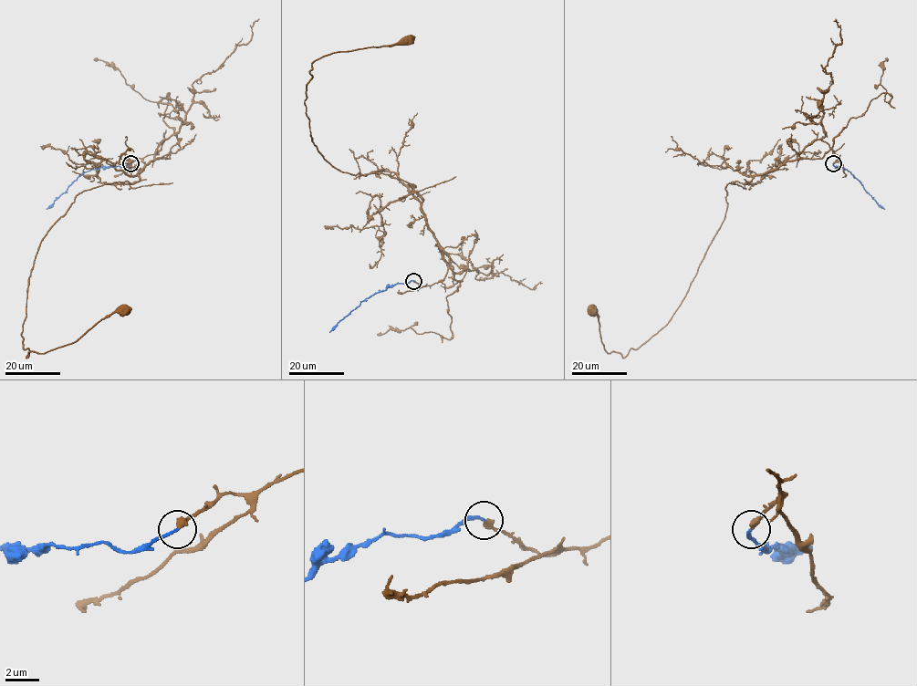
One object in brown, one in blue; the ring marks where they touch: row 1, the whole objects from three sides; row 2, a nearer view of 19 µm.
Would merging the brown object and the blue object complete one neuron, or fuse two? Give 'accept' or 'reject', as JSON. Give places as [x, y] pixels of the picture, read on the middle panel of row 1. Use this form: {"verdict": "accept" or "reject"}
{"verdict": "accept"}

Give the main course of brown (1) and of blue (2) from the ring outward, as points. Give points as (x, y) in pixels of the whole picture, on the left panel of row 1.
1: (130, 164), (164, 140), (140, 181), (80, 192), (41, 242), (21, 334), (26, 358), (77, 341), (122, 311)
2: (130, 164), (123, 167), (101, 167), (82, 172), (46, 209)

